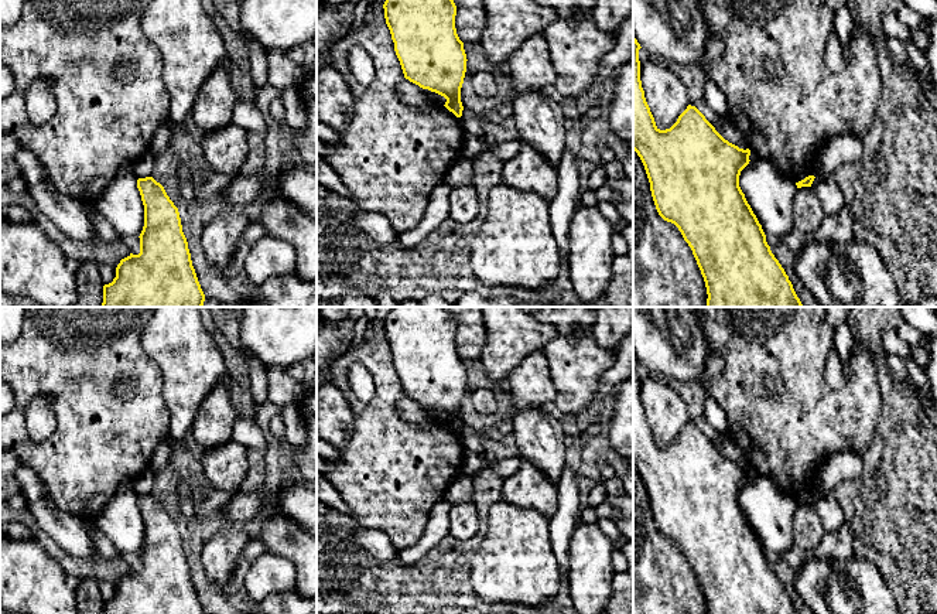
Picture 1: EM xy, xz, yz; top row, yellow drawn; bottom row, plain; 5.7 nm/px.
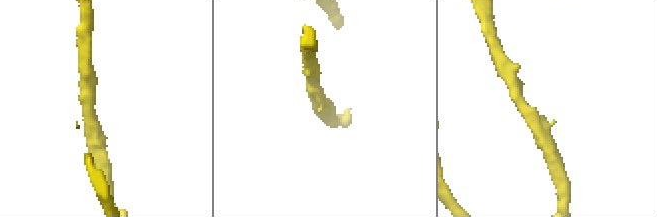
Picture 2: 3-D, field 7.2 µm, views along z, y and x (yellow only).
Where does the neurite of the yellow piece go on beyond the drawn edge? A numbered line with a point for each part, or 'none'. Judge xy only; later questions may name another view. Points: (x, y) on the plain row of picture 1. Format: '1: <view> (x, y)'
none

